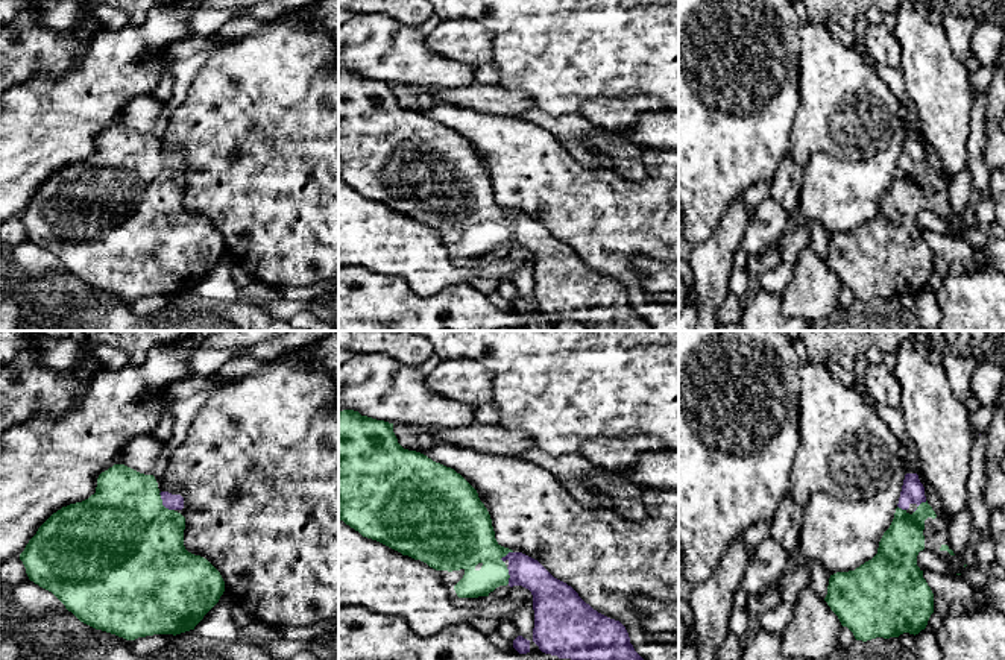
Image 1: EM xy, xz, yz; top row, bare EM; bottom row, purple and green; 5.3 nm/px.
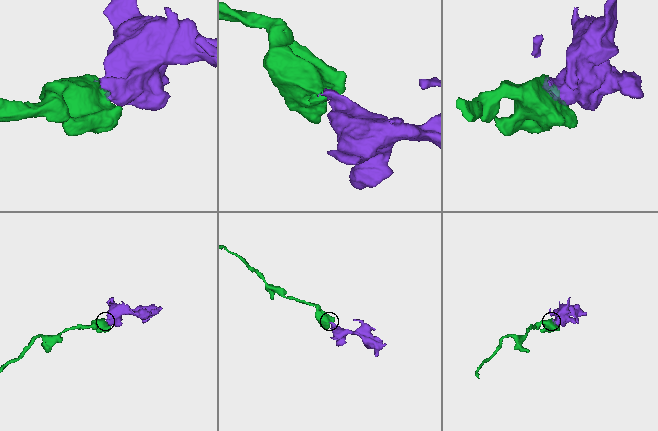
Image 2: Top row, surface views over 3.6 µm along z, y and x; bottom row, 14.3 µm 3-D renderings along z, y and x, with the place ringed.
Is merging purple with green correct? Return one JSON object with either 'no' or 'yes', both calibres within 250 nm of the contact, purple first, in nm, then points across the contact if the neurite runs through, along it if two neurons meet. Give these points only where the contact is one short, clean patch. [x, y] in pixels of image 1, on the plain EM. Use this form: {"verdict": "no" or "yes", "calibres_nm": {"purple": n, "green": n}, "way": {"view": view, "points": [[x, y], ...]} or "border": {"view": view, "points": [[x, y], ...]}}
{"verdict": "yes", "calibres_nm": {"purple": 80, "green": 500}, "way": {"view": "xy", "points": [[170, 161], [163, 164], [126, 194]]}}

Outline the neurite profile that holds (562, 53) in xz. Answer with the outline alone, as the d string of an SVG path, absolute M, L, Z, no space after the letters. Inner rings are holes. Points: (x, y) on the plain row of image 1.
M428 0L442 20L472 18L493 38L493 64L499 70L502 88L530 96L536 108L550 115L575 112L588 100L653 97L679 111L679 0Z

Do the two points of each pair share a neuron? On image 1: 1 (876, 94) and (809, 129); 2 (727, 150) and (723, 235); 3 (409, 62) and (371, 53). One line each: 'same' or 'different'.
1: same
2: different
3: same

